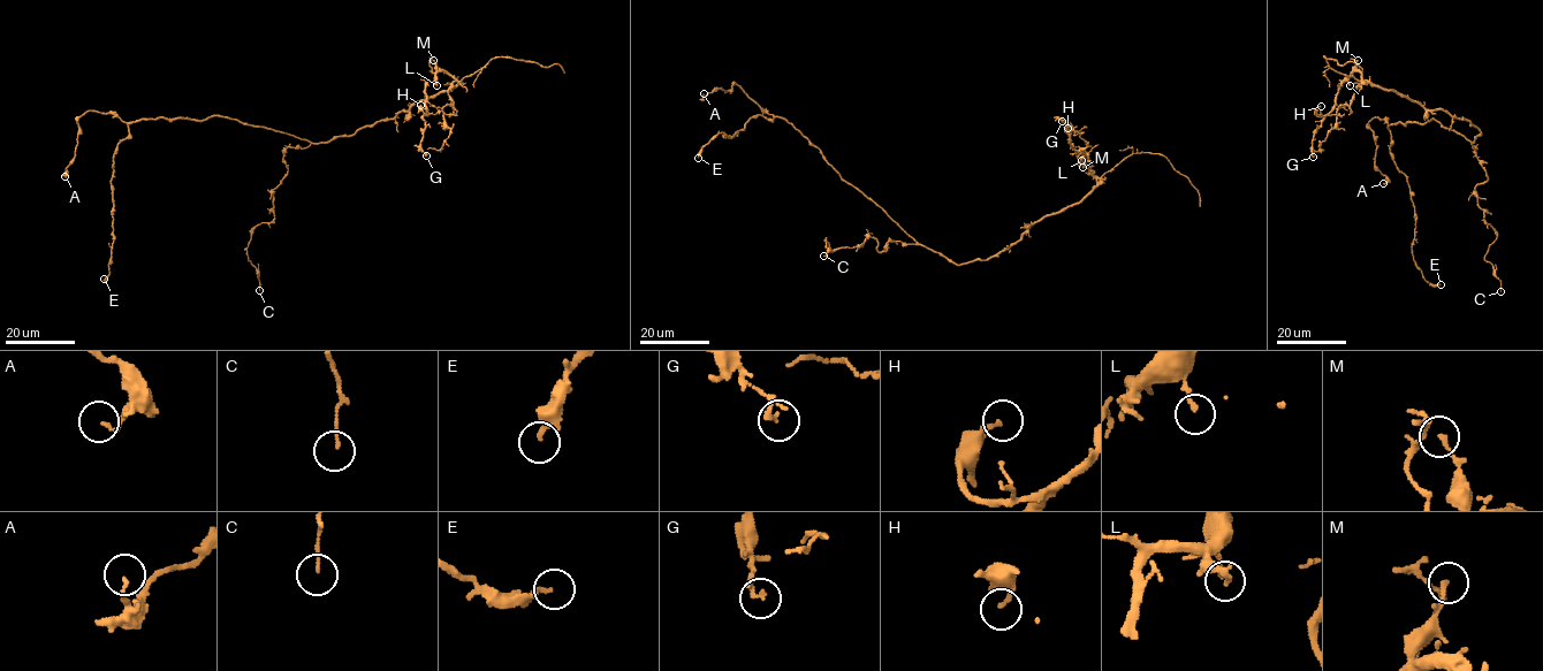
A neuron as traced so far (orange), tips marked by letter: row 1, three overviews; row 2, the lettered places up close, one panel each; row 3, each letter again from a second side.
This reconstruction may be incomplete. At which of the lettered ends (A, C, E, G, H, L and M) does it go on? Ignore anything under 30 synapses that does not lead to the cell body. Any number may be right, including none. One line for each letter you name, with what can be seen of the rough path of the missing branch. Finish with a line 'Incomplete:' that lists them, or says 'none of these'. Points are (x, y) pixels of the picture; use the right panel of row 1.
Incomplete: none of these

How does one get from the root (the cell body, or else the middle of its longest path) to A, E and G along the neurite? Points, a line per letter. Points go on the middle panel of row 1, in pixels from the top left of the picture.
A: (912, 237), (848, 183), (790, 123), (761, 109), (737, 84), (727, 91), (716, 89), (704, 98), (704, 93)
E: (912, 237), (848, 183), (816, 147), (781, 117), (757, 115), (734, 136), (717, 134), (701, 149), (698, 158)
G: (912, 237), (957, 264), (986, 260), (1015, 244), (1035, 222), (1076, 204), (1097, 180), (1069, 143), (1062, 121)

